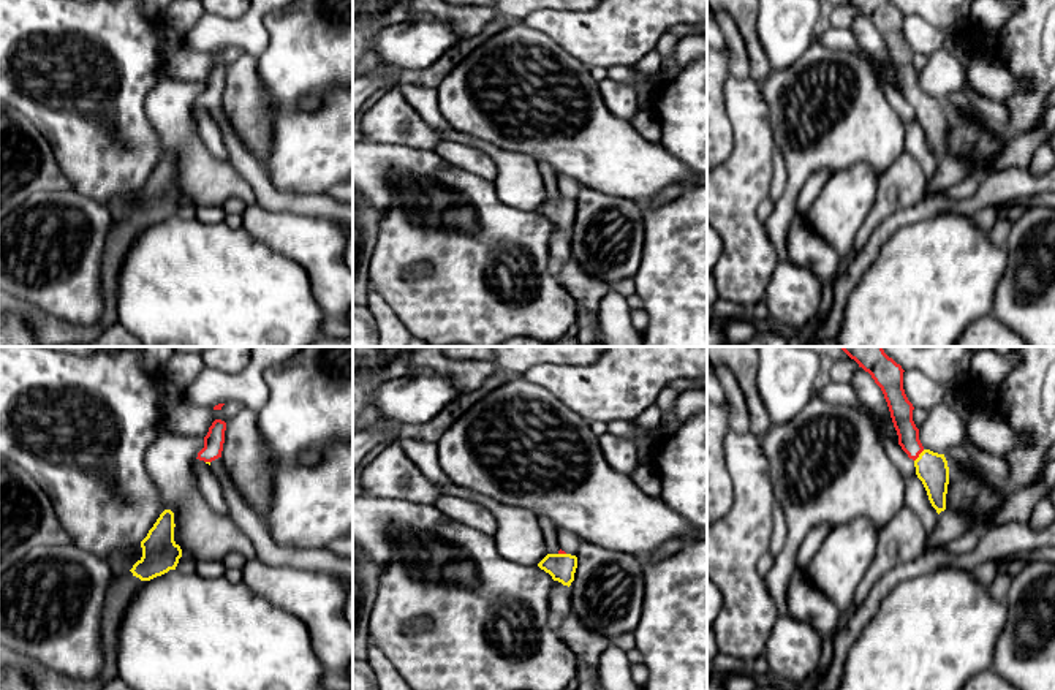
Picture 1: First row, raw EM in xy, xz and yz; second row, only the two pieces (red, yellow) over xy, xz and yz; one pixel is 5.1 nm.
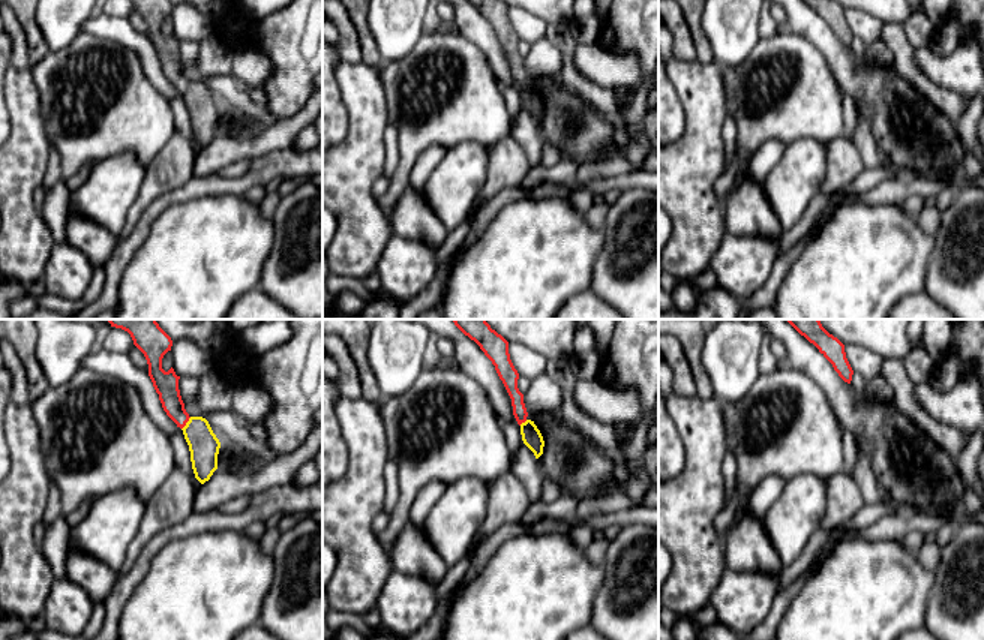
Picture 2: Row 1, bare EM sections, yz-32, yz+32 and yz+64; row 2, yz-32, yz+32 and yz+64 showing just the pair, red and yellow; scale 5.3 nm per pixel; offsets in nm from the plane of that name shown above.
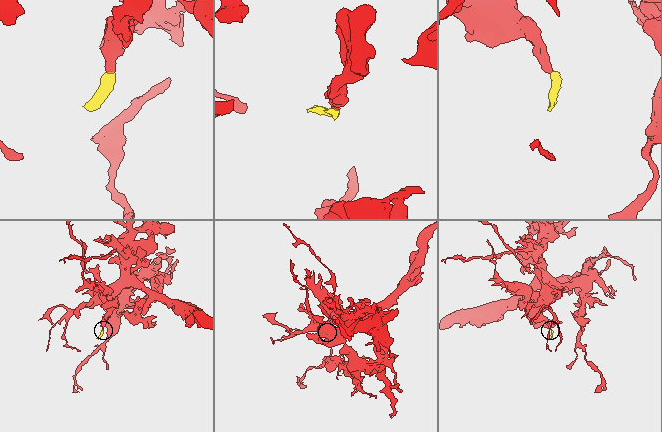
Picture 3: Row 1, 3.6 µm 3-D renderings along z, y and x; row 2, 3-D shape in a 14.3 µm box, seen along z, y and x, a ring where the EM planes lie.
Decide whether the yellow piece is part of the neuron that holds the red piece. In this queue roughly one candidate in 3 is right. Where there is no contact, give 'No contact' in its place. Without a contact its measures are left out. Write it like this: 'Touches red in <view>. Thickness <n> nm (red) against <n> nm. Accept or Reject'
Touches red in yz. Thickness 110 nm (red) against 160 nm. Accept

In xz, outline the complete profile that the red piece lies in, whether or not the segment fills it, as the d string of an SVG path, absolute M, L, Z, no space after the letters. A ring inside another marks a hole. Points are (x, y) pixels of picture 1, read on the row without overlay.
M558 196L557 199L547 199L538 212L549 218L554 226L562 228L563 231L571 231L574 226L574 218L577 214L577 203L566 199L565 196Z

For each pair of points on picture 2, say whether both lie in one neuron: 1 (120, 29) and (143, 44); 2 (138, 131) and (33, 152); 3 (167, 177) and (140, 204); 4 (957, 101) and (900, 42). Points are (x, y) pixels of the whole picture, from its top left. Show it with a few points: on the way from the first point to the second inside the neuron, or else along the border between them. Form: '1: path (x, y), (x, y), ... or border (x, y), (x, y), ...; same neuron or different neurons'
1: path (126, 35), (137, 42); same neuron
2: border (41, 111), (50, 146); different neurons
3: path (161, 183), (146, 198); same neuron
4: path (939, 96), (905, 65), (905, 60); same neuron

